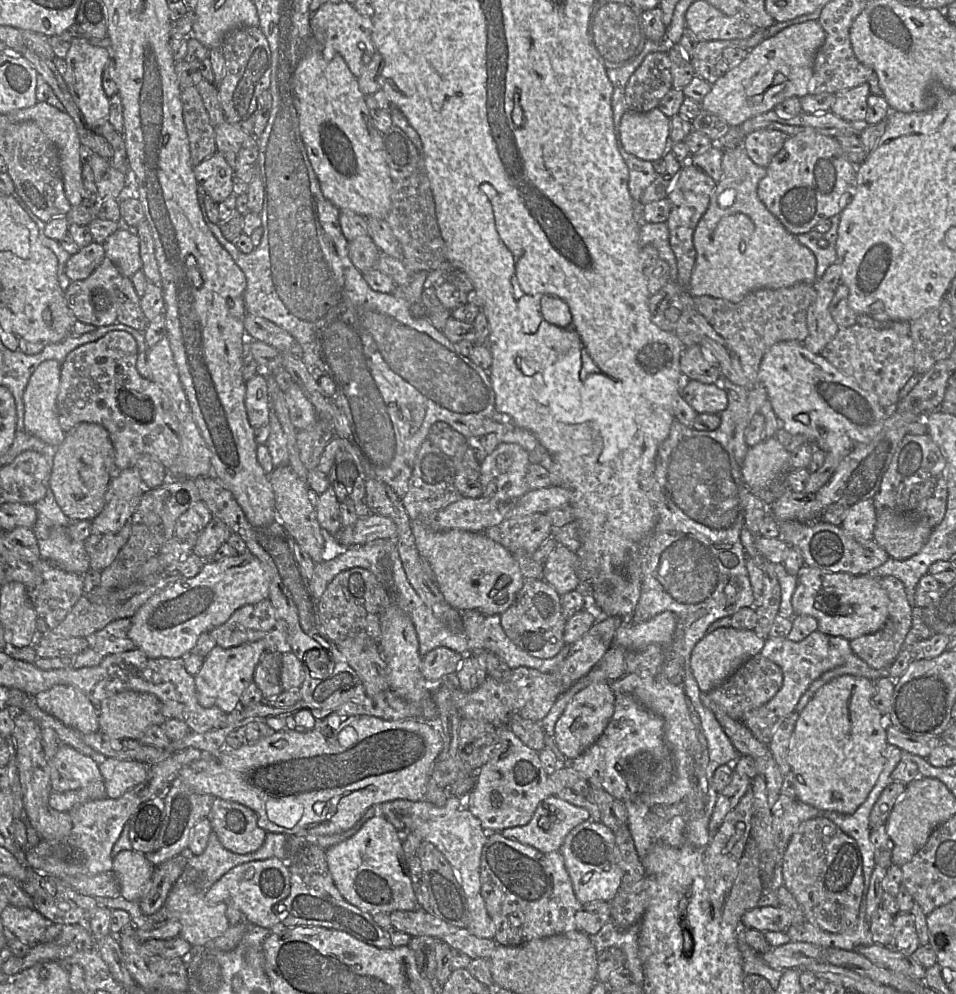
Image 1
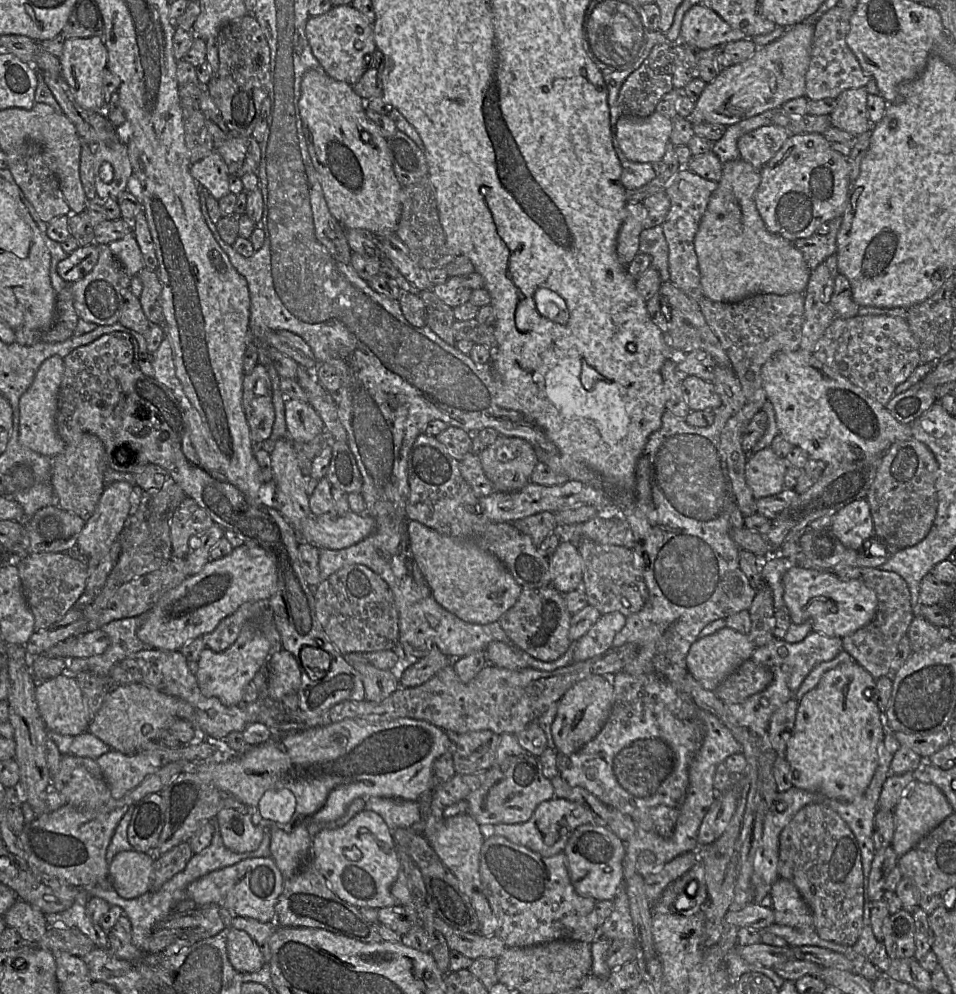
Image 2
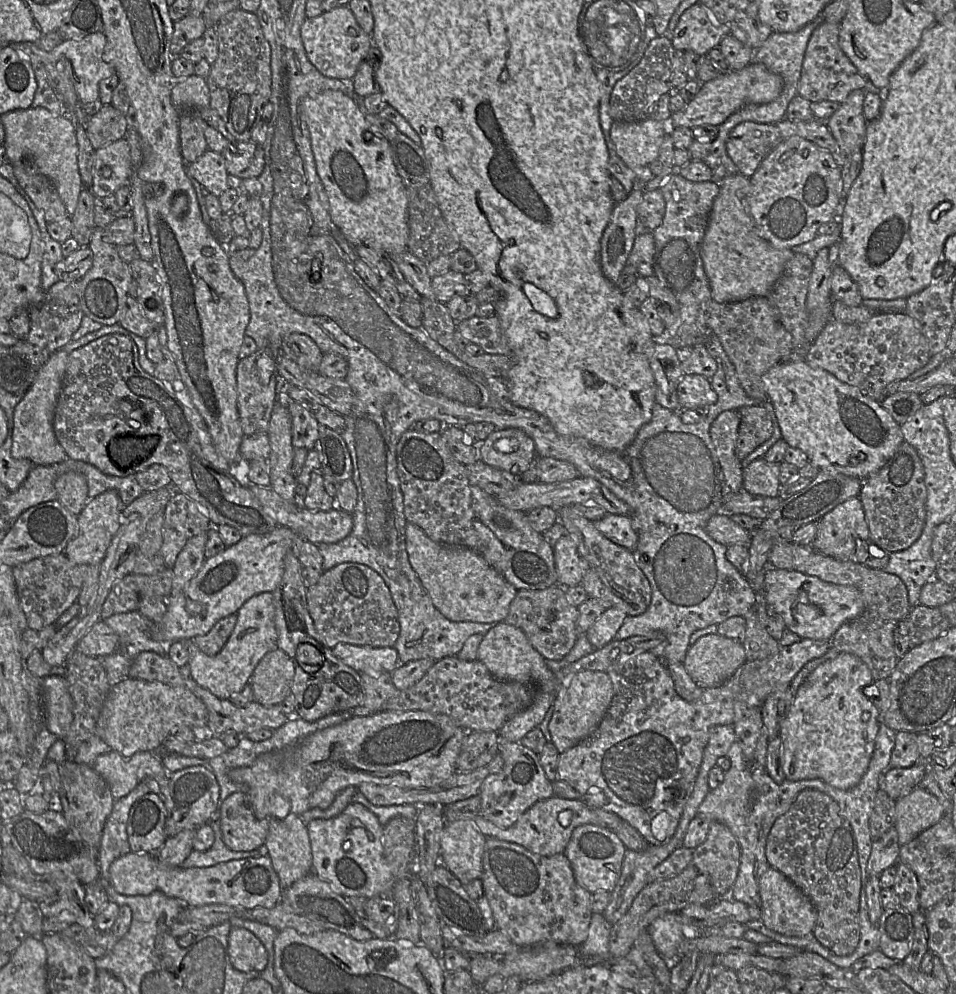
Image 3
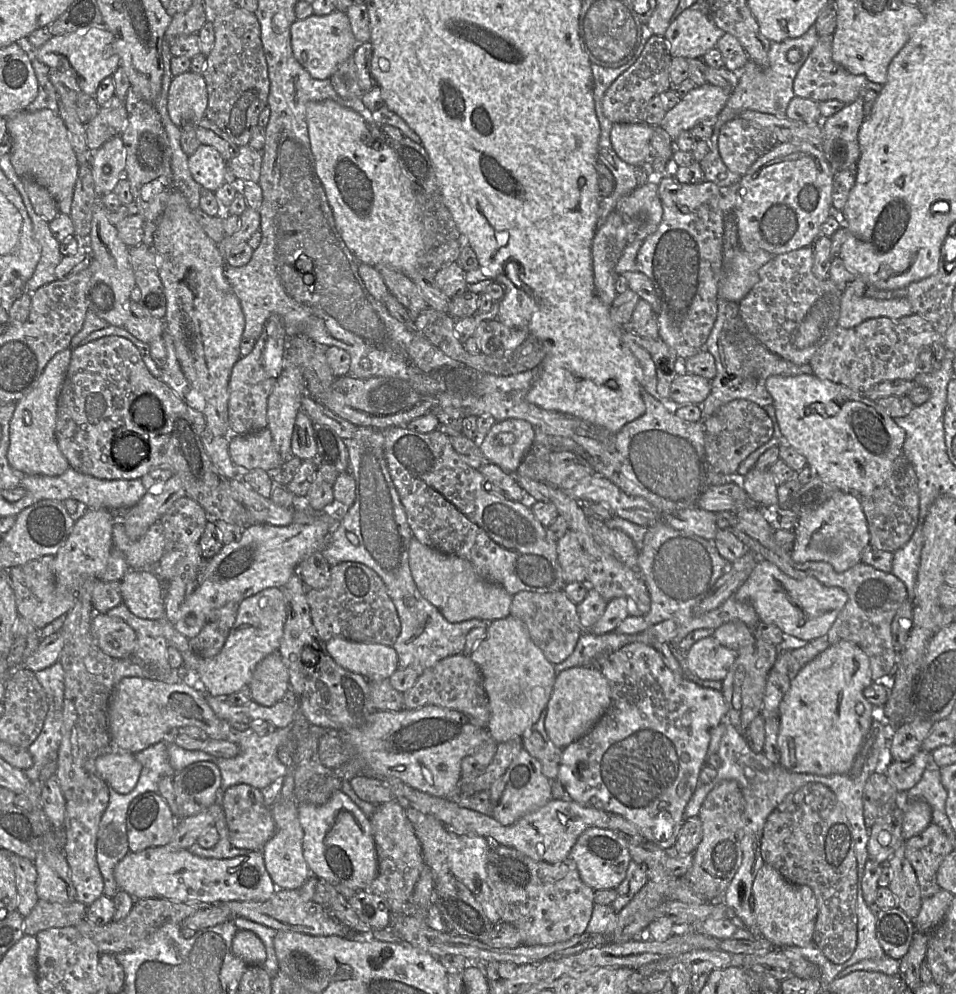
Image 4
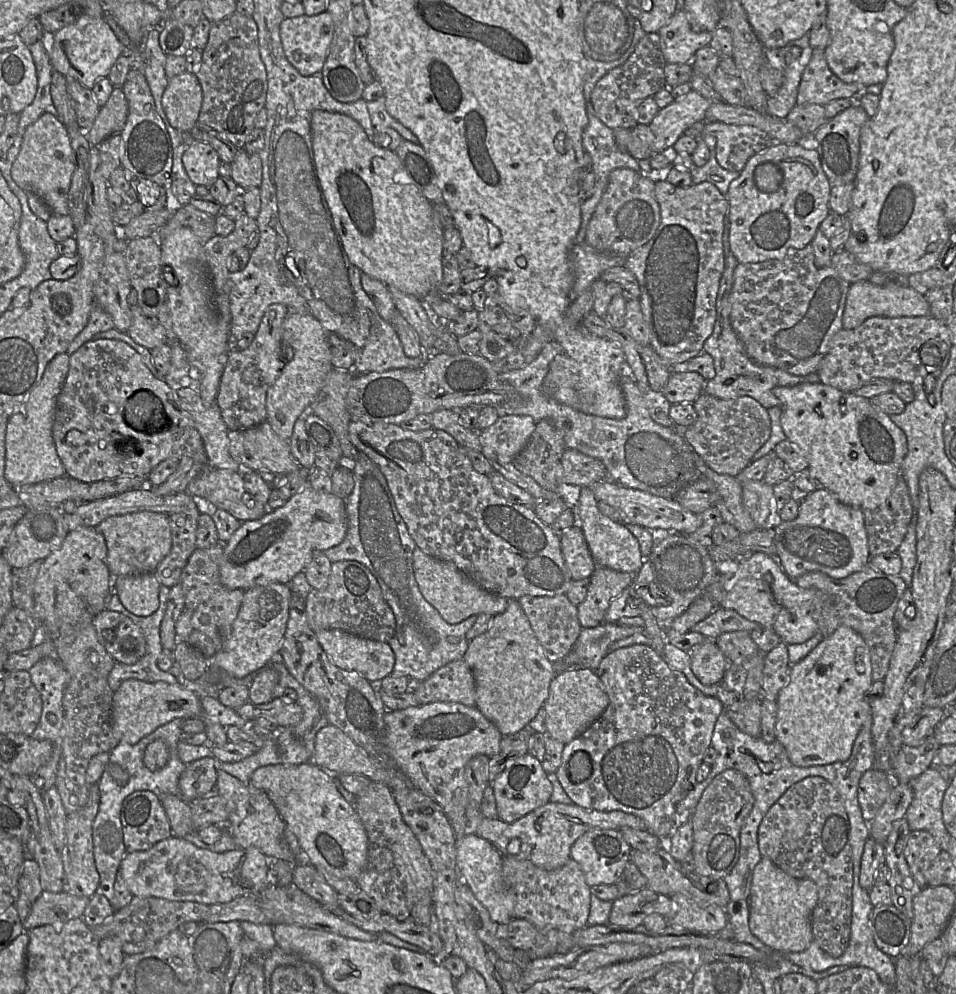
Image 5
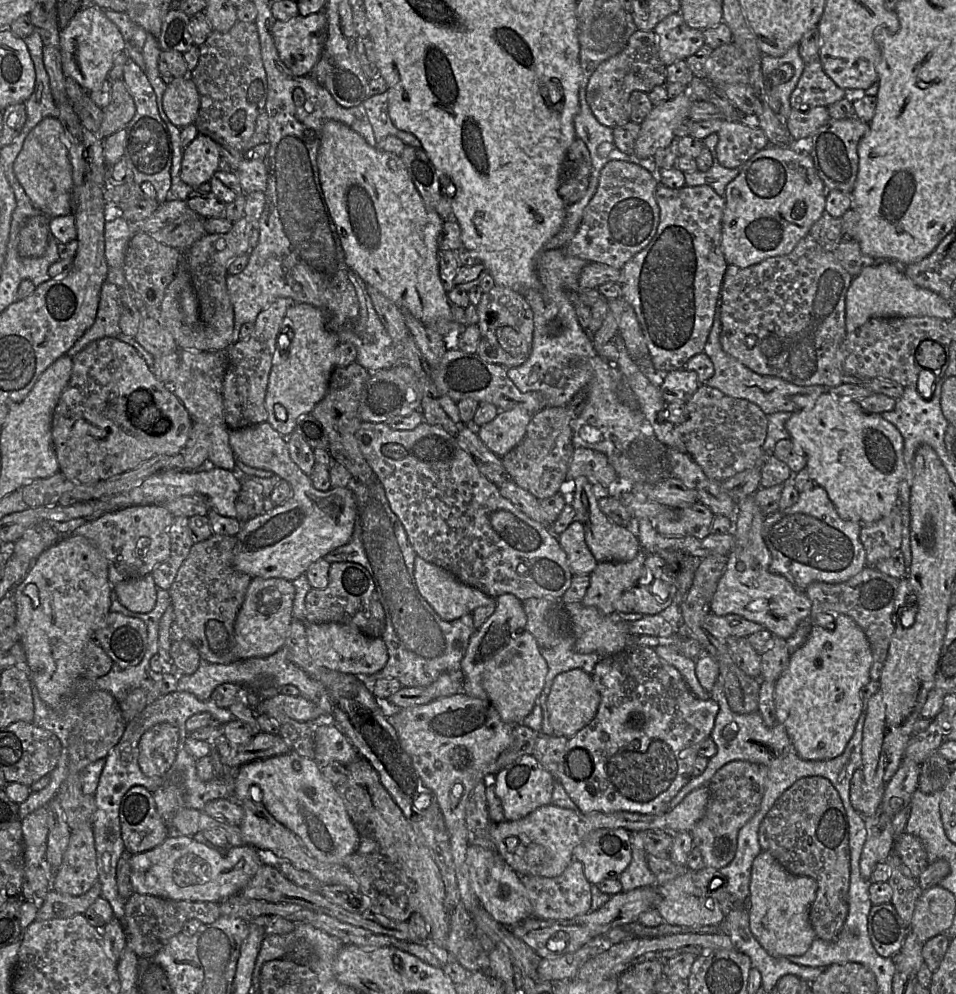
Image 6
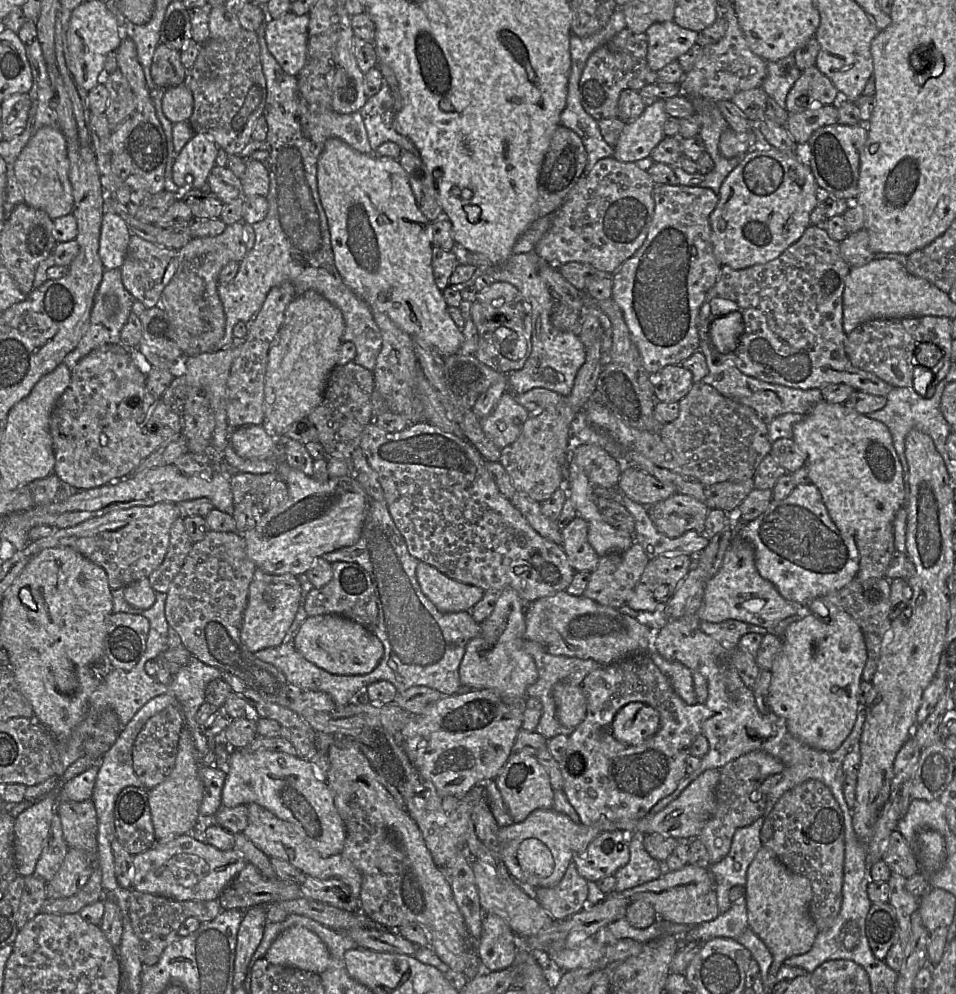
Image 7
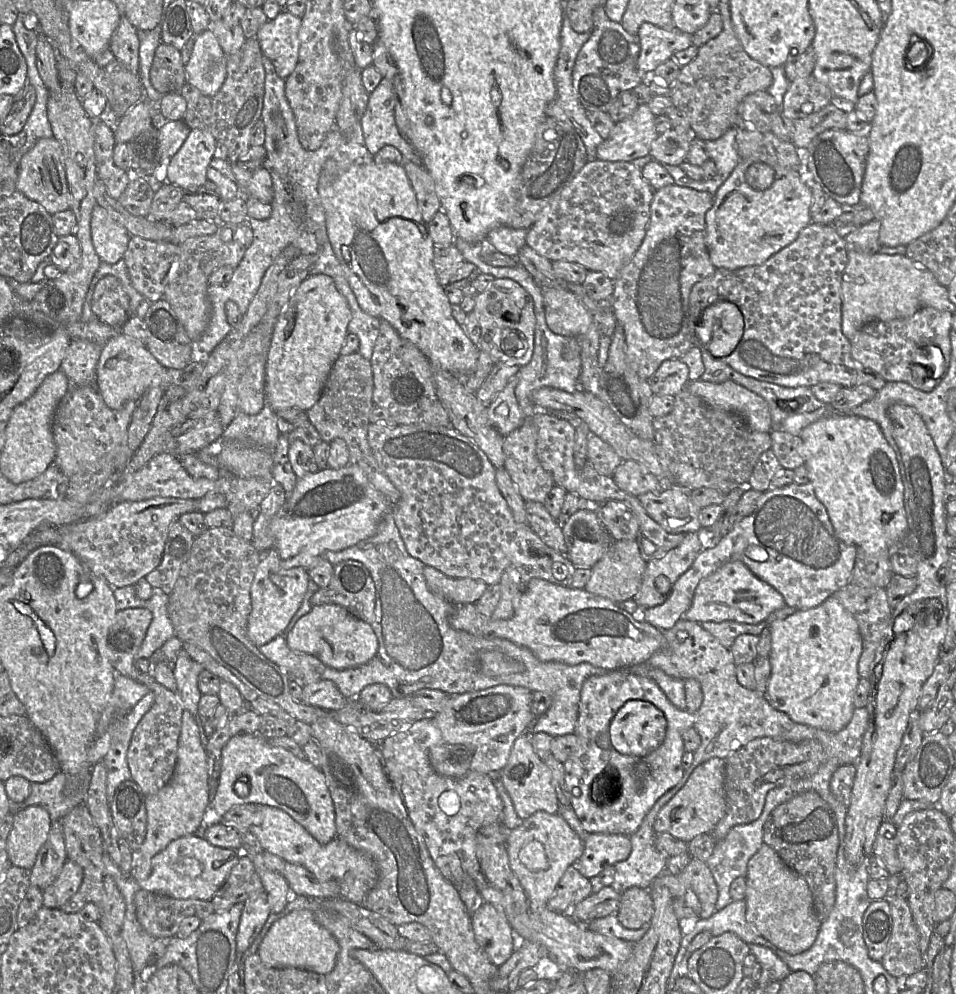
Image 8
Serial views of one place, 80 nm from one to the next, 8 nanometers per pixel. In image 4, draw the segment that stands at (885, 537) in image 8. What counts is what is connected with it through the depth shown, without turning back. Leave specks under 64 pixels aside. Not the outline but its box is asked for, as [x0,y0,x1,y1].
[766,375,905,497]

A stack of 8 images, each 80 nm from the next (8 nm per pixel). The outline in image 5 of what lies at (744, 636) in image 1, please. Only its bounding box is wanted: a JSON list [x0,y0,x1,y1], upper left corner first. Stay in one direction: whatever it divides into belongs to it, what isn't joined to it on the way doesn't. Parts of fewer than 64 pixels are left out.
[690,640,729,685]

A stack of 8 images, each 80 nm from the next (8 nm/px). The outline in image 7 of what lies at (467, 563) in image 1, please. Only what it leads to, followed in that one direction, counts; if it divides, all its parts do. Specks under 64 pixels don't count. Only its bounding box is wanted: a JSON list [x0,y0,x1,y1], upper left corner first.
[416,561,484,613]

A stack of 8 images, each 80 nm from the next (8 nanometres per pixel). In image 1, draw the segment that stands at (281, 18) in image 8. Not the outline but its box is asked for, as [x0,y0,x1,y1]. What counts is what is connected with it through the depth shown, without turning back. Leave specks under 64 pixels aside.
[310,1,376,79]

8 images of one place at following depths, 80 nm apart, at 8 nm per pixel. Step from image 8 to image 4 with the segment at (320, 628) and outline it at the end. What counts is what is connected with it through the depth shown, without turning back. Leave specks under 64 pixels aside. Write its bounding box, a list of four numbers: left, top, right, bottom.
[325,637,398,681]

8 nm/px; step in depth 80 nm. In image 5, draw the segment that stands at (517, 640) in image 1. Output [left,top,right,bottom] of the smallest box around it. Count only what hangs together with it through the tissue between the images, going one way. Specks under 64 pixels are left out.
[518,594,582,663]

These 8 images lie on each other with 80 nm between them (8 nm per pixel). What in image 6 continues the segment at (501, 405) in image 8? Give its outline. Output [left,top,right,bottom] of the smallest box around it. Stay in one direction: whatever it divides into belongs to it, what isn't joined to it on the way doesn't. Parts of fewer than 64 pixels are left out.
[476,408,531,458]

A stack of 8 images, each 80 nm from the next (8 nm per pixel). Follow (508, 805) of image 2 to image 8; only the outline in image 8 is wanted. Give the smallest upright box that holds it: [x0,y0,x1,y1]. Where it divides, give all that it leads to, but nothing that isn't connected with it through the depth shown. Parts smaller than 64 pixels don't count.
[499,733,560,820]

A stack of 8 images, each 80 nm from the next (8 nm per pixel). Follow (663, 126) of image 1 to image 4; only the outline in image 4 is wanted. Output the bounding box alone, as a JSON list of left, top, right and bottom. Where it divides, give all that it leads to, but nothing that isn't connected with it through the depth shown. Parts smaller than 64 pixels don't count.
[611,123,653,167]

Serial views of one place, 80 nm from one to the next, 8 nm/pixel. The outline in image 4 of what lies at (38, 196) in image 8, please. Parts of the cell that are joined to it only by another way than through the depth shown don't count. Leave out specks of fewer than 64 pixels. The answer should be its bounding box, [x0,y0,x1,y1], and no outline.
[6,109,79,215]

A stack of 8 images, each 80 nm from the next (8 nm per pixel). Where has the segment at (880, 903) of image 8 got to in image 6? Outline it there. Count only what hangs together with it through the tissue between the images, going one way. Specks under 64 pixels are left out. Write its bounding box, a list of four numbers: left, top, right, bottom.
[868,903,910,957]

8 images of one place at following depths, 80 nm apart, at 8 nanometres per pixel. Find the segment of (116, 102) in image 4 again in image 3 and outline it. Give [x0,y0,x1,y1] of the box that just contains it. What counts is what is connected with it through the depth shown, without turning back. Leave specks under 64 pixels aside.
[86,104,127,150]

